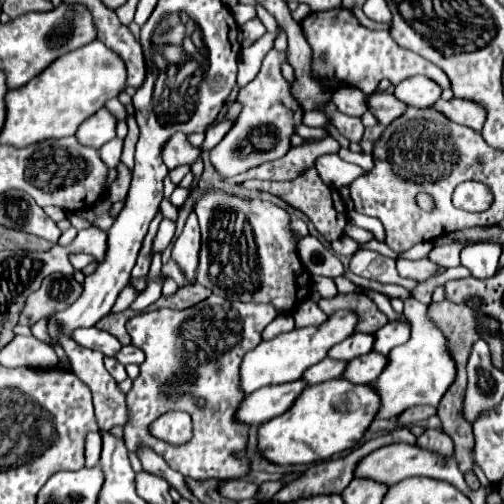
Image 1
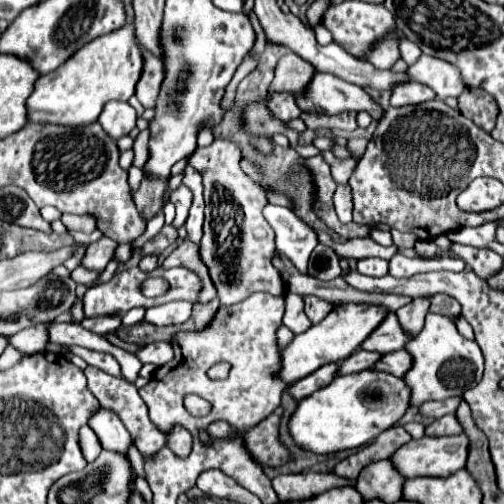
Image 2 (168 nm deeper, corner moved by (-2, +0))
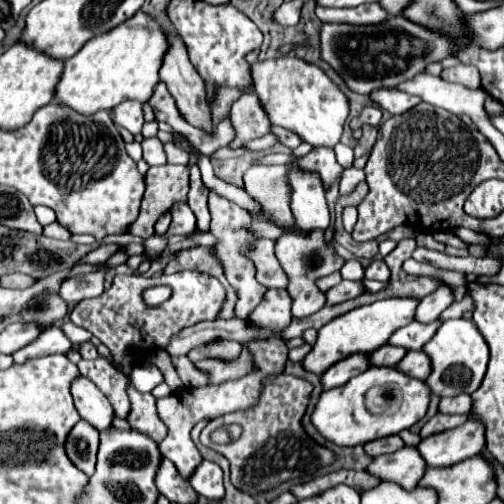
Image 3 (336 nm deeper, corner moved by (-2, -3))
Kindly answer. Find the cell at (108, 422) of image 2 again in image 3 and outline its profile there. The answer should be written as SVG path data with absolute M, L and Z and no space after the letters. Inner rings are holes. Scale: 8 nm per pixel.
M79 377L71 385L71 395L75 399L75 407L87 423L91 423L97 431L105 431L113 427L113 407L109 405L107 397L85 377Z

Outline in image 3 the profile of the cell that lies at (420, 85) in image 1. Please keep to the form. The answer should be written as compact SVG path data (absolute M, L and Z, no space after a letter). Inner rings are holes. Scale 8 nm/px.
M377 89L371 93L371 99L377 107L389 111L391 115L399 115L399 113L405 113L409 111L411 107L415 107L421 99L415 97L415 95L407 95L403 91L397 91L397 89Z

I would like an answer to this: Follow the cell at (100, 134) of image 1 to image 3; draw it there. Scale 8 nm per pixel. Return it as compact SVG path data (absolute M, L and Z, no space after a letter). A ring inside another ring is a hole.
M123 101L121 105L117 105L117 109L111 109L109 113L111 113L113 123L117 127L123 127L123 129L131 131L133 135L141 133L143 111L141 111L141 103L139 101Z

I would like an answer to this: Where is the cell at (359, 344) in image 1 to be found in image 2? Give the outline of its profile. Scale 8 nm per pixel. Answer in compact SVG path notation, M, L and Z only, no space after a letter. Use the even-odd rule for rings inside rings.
M389 314L389 318L361 344L361 348L363 350L373 350L373 352L379 352L379 354L387 354L387 352L403 350L405 344L411 338L413 336L401 328L397 316Z

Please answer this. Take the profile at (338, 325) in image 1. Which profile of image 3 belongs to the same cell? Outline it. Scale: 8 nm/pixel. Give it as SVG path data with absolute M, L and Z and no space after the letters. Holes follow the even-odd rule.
M383 299L383 301L375 301L371 305L365 307L357 307L345 315L335 317L333 321L329 321L327 325L323 325L319 329L319 337L315 341L315 345L311 347L311 351L305 355L305 359L301 361L303 369L315 375L321 375L323 371L327 371L333 363L353 355L353 353L371 353L377 347L385 345L387 339L401 327L405 327L407 323L413 321L413 313L417 307L417 299Z

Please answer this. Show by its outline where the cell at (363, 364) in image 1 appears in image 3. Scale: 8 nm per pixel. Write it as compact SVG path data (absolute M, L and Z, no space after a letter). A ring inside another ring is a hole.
M409 351L401 365L397 365L397 369L401 369L401 373L409 375L409 377L417 377L417 379L425 379L431 373L431 361L423 351Z

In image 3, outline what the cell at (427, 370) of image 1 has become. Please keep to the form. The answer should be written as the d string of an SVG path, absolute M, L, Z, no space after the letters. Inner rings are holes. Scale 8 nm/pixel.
M465 319L443 321L441 329L437 329L437 333L433 335L433 341L427 341L423 351L429 355L433 363L433 371L425 379L433 395L453 397L459 393L473 393L481 385L487 371L489 347L473 321L465 321Z

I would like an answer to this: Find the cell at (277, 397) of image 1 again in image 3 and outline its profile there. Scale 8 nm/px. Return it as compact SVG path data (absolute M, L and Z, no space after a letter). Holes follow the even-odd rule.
M357 353L357 355L349 355L341 361L337 361L335 365L331 365L323 375L321 375L321 387L323 391L333 389L333 387L341 387L345 385L351 377L363 373L365 369L369 369L369 357L367 353Z

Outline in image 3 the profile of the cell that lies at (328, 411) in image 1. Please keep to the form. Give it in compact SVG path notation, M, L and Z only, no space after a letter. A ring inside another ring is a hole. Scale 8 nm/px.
M369 367L345 385L323 391L311 413L311 423L327 441L339 447L355 447L409 429L425 415L427 405L429 389L423 381L403 375L395 367Z

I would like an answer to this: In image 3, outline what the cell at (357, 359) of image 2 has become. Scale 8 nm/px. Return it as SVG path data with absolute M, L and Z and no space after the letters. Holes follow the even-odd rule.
M383 345L381 349L375 349L369 355L369 361L373 361L375 367L393 367L393 365L397 365L403 359L405 353L407 353L407 349L403 349L403 347Z

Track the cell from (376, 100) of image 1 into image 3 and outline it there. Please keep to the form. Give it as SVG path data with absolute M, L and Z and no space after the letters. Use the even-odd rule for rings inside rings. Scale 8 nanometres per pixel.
M277 57L255 63L251 73L255 91L273 125L295 131L313 147L335 147L339 143L343 123L349 115L349 99L317 65L297 57Z

